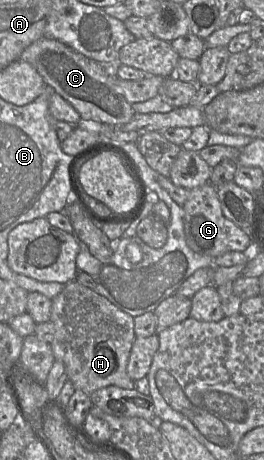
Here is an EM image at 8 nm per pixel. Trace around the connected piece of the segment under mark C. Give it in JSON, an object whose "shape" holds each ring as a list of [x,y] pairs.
{"shape":[[[44,36],[27,47],[20,60],[31,64],[41,75],[46,85],[52,87],[80,114],[81,119],[122,126],[128,123],[135,112],[115,84],[112,68],[75,51],[48,36]]]}

